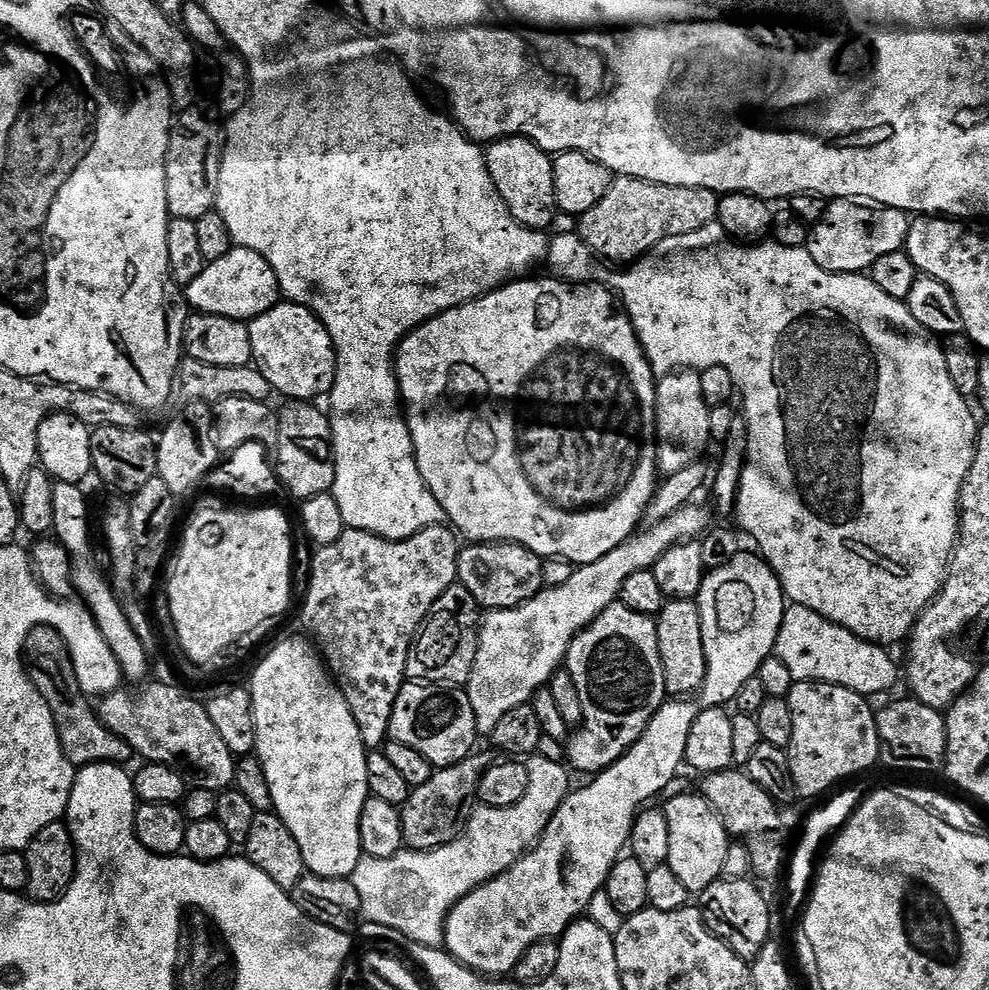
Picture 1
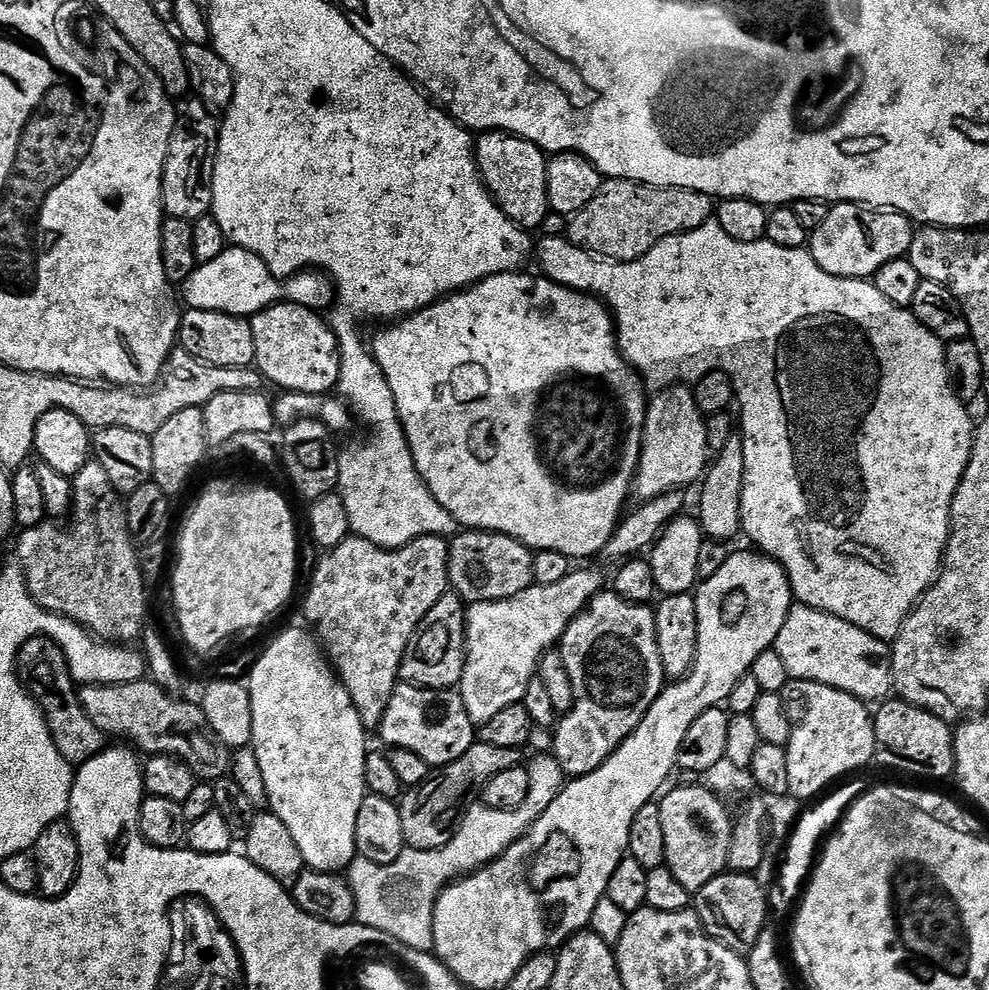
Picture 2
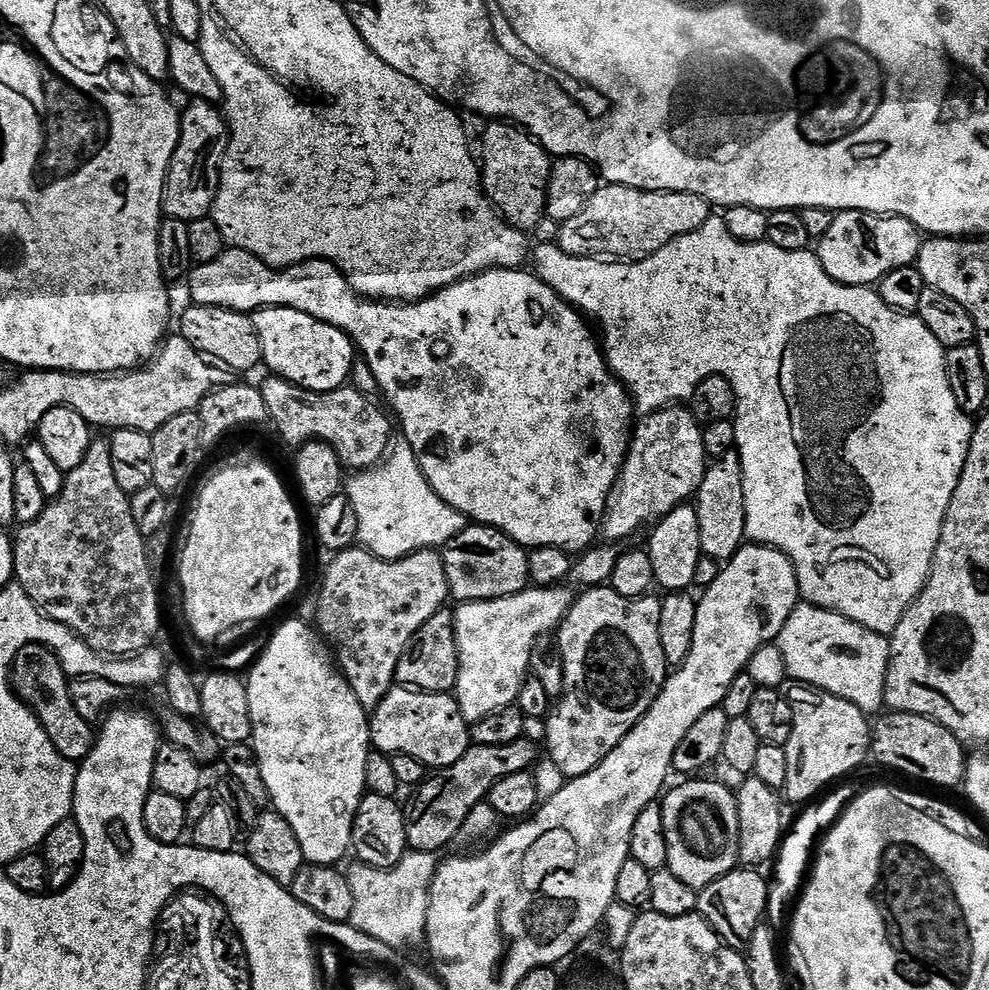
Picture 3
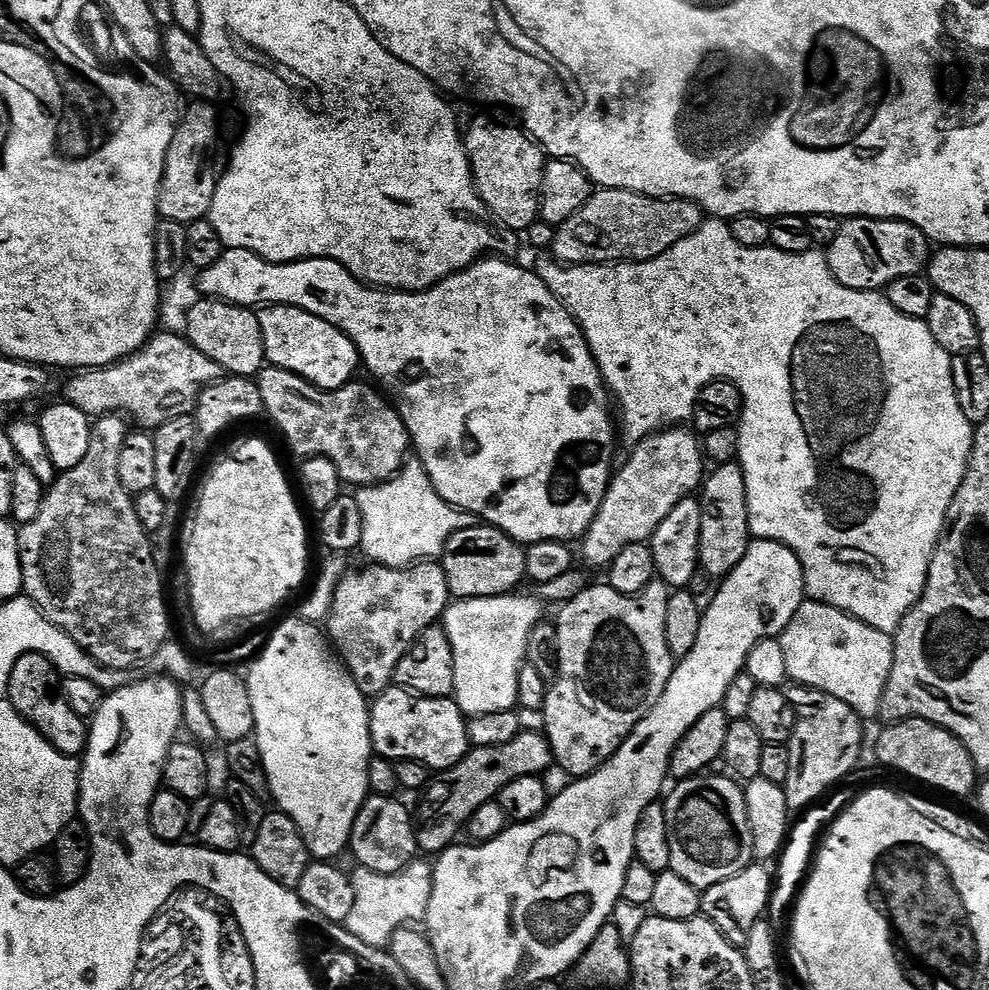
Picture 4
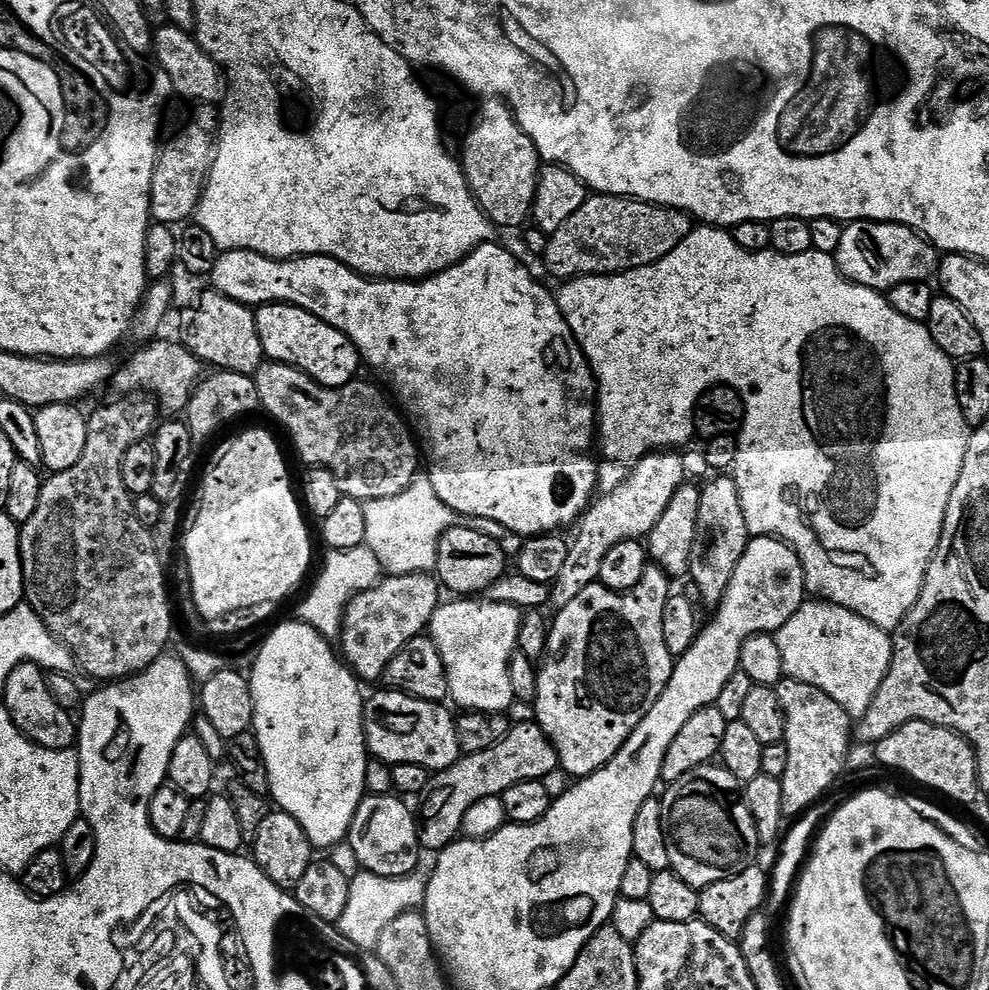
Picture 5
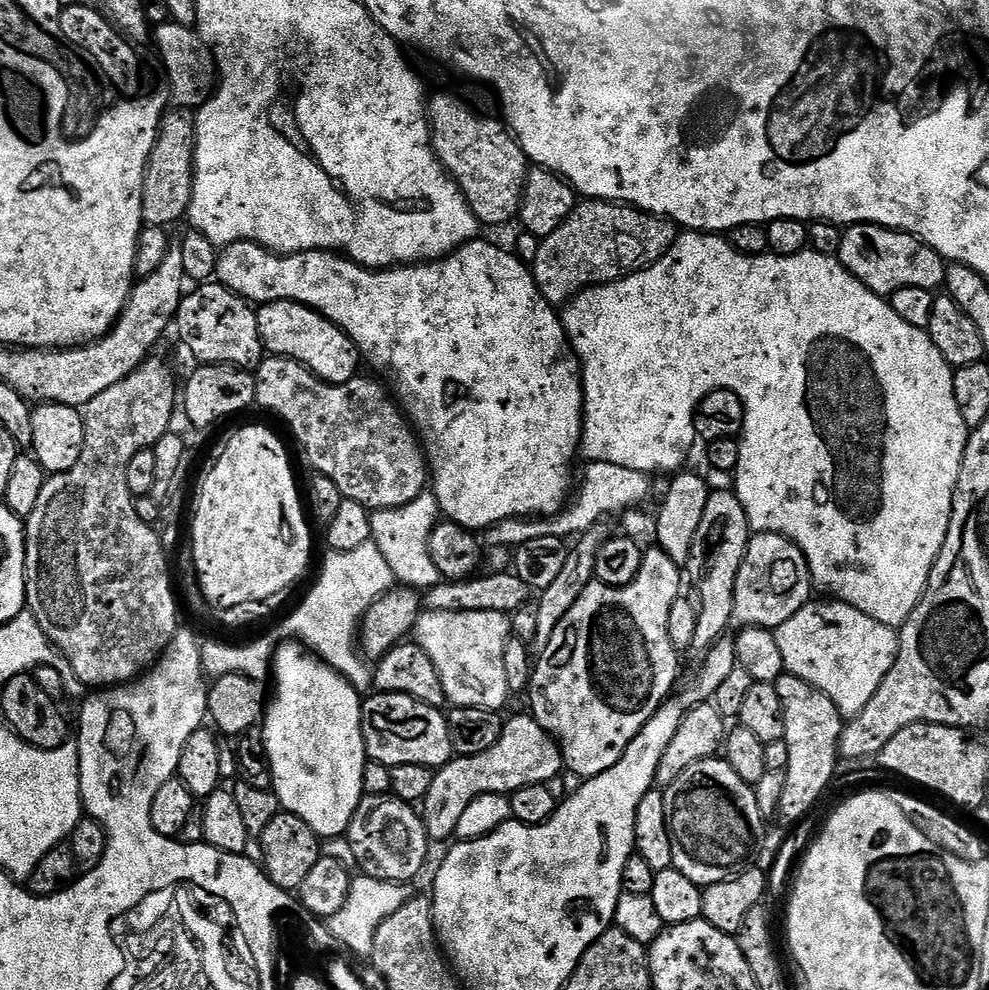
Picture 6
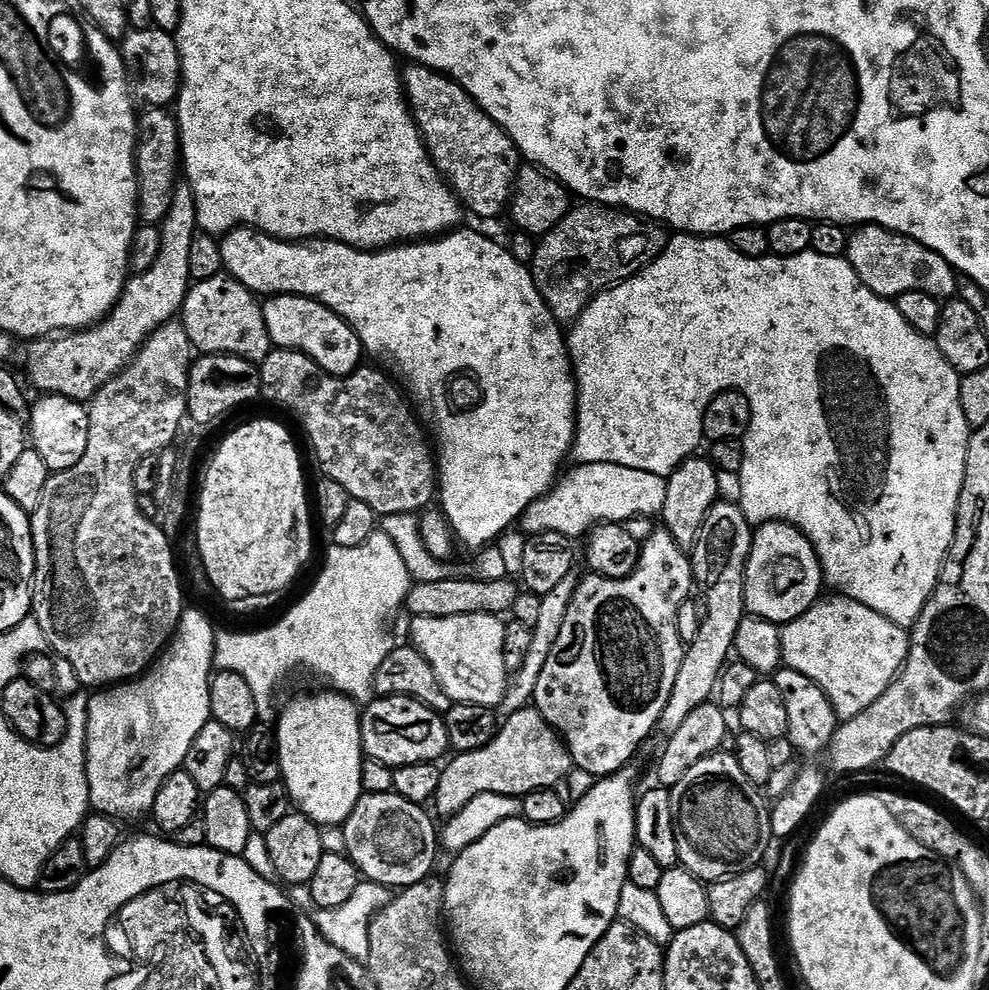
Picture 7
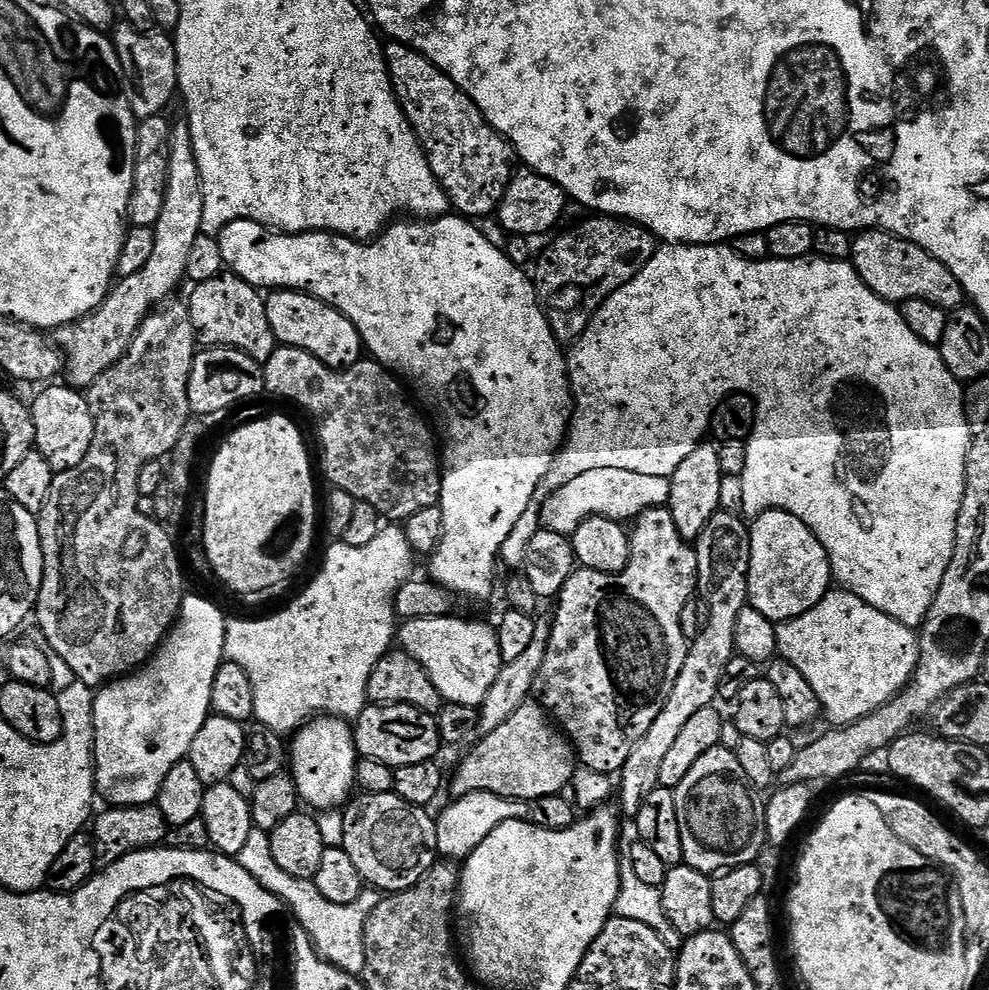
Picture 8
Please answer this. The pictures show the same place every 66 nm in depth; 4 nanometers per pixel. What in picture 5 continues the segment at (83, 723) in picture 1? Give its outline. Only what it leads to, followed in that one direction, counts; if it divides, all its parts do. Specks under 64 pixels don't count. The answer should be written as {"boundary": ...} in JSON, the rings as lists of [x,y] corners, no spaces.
{"boundary":[[[31,662],[20,664],[6,678],[6,686],[2,690],[2,703],[10,714],[14,726],[32,743],[49,748],[55,752],[67,752],[77,743],[78,724],[73,713],[58,706],[58,698],[50,694],[48,677],[45,669]]]}

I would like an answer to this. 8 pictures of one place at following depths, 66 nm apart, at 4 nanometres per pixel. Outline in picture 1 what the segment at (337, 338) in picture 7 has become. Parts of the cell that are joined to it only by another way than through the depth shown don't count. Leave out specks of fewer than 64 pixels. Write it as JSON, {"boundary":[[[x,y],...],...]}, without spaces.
{"boundary":[[[277,302],[270,310],[258,314],[253,320],[247,321],[250,330],[250,350],[252,364],[270,382],[273,393],[280,392],[292,402],[316,402],[319,396],[327,397],[336,381],[336,351],[334,342],[326,330],[326,326],[318,319],[312,309],[304,304]]]}

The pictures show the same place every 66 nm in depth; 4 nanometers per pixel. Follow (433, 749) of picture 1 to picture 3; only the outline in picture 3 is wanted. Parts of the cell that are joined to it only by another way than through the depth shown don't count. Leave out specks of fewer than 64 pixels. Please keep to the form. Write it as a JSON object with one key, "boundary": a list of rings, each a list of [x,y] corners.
{"boundary":[[[394,686],[382,698],[377,708],[371,709],[370,727],[372,729],[372,748],[385,756],[409,756],[418,758],[429,769],[439,770],[454,766],[462,754],[470,747],[470,722],[462,714],[460,703],[455,695],[447,692],[422,692],[411,686]]]}

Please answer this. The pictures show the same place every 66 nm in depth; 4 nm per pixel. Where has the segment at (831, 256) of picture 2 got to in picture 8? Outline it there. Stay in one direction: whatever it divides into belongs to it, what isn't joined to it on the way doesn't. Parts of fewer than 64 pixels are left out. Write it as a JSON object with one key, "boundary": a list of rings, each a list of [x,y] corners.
{"boundary":[[[865,230],[853,239],[852,259],[856,272],[866,282],[866,286],[874,294],[889,302],[906,300],[925,300],[934,302],[934,306],[945,310],[955,310],[965,303],[964,288],[950,274],[938,258],[934,258],[922,246],[894,236],[891,232]]]}

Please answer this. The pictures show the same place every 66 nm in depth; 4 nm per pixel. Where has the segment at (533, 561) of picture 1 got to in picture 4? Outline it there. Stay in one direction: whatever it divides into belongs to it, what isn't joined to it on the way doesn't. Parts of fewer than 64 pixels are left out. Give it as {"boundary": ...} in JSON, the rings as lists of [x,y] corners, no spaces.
{"boundary":[[[483,522],[451,536],[438,563],[446,574],[449,597],[456,600],[507,596],[515,593],[519,589],[516,587],[525,583],[527,577],[525,549],[501,528],[493,528]]]}

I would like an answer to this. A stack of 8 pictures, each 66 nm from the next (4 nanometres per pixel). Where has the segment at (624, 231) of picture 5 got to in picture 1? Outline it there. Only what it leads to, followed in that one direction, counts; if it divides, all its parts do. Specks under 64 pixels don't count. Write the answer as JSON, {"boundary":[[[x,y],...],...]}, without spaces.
{"boundary":[[[616,176],[610,190],[606,190],[602,202],[578,220],[578,235],[591,252],[605,261],[617,260],[617,265],[627,266],[645,256],[658,242],[666,238],[674,238],[678,234],[691,234],[694,230],[702,230],[702,226],[717,223],[716,215],[720,205],[720,196],[705,188],[694,186],[666,186],[658,182],[646,182],[633,176]]]}

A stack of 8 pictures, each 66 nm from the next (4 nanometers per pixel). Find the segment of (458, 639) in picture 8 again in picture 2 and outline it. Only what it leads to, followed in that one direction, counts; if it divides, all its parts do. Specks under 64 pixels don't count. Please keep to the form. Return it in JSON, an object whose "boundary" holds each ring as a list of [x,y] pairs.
{"boundary":[[[578,568],[554,585],[533,583],[531,588],[509,600],[474,604],[467,609],[468,629],[464,633],[468,653],[458,691],[473,724],[490,722],[498,710],[523,701],[526,686],[537,679],[544,653],[559,645],[570,622],[605,587],[606,576],[604,580],[602,573]]]}

